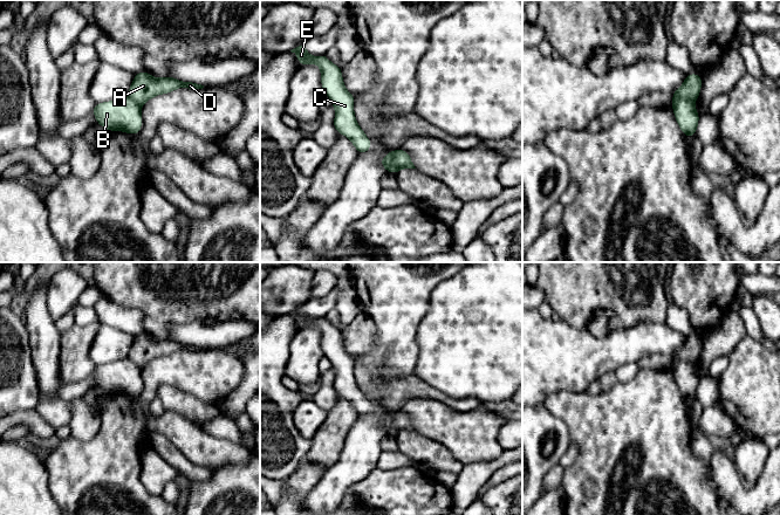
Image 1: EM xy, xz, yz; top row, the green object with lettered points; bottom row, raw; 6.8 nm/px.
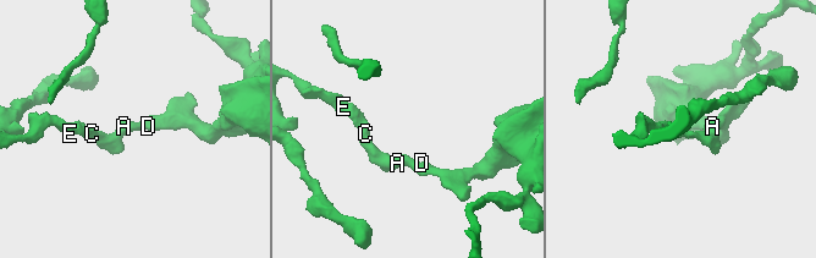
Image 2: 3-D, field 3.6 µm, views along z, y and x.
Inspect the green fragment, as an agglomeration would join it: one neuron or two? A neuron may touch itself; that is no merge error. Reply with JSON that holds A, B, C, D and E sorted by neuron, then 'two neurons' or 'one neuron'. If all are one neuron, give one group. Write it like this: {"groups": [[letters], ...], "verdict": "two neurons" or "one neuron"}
{"groups": [["A", "D"], ["B", "C", "E"]], "verdict": "two neurons"}

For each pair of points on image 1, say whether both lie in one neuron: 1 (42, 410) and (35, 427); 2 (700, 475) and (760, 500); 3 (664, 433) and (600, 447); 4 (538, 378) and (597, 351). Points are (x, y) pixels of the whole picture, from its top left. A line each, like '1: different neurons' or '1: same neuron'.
1: different neurons
2: different neurons
3: same neuron
4: same neuron

